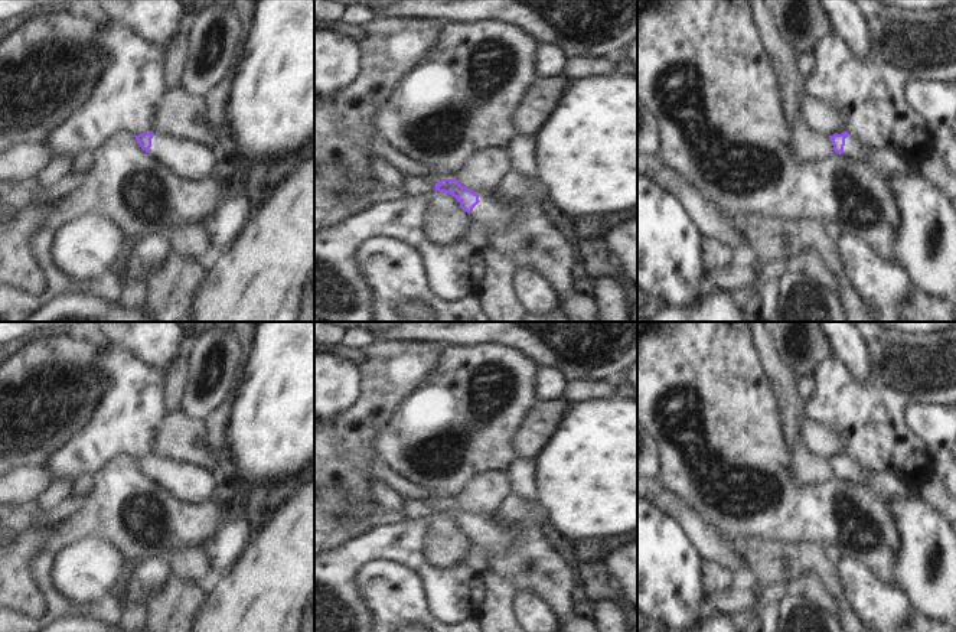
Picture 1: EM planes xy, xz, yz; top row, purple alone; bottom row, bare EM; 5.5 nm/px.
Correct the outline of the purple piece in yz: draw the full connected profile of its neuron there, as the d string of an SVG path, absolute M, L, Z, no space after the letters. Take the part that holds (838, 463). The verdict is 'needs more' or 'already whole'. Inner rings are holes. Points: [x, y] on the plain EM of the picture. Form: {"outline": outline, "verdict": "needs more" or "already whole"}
{"outline": "M848 455L829 459L835 476L842 476L845 480L865 480L872 472L864 469L857 460Z", "verdict": "needs more"}

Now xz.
{"outline": "M441 502L435 514L453 518L460 525L460 531L480 548L486 561L493 556L503 554L515 540L508 530L480 525L479 518L463 509L457 502Z", "verdict": "needs more"}

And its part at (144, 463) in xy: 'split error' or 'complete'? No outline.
split error

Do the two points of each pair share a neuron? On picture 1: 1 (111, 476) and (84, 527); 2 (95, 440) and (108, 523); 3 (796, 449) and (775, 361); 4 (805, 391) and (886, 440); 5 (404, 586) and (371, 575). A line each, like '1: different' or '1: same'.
1: same
2: different
3: same
4: different
5: same

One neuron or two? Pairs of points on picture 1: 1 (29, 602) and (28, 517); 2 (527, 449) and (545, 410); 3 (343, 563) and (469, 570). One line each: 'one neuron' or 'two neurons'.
1: one neuron
2: one neuron
3: one neuron

